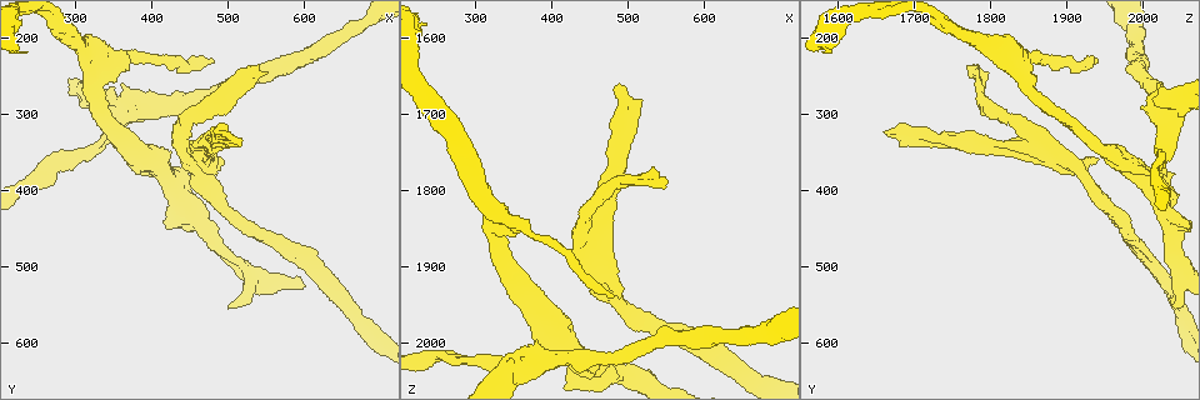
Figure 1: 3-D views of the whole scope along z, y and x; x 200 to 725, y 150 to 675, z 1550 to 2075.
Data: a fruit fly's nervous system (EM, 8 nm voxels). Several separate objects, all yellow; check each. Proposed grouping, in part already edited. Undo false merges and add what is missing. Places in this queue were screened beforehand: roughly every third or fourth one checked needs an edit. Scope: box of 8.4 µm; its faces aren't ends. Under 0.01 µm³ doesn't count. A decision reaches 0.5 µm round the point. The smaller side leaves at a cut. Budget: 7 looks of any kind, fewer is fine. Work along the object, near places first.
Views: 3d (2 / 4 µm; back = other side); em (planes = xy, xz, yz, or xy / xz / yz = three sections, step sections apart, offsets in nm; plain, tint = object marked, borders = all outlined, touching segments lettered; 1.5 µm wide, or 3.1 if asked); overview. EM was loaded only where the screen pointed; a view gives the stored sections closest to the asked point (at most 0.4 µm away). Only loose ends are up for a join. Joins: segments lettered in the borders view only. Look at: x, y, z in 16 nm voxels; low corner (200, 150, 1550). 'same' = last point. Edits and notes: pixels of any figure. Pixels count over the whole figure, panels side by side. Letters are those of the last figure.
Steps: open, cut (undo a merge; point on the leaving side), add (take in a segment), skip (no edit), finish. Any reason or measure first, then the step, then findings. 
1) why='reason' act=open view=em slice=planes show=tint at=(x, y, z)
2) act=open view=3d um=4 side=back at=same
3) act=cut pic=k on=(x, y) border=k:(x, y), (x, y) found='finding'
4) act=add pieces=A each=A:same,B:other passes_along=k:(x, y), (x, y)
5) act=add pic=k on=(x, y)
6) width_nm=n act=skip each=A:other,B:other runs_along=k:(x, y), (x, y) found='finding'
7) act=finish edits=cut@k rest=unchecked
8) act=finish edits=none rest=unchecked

why='sudden change in width' act=open view=3d um=4 at=(360, 305, 2035)

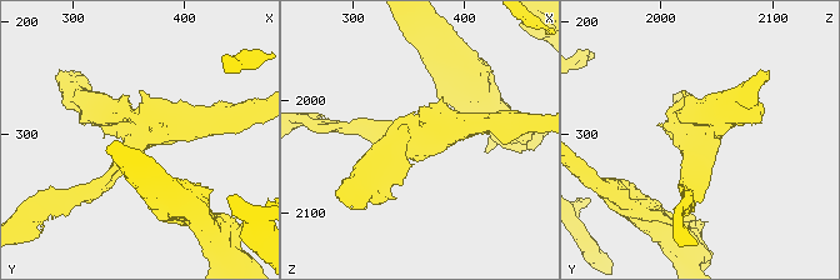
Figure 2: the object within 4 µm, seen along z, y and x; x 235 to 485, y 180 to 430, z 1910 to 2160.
arms=3 arm_widths_nm=170,300,440 act=open view=em slice=planes show=borders at=(362, 300, 2038)

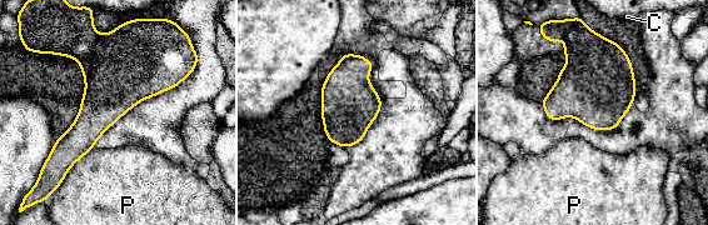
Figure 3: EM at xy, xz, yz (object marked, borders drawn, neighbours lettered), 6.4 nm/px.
width_nm=480 act=skip each=C:other,P:other border=3:(70, 5), (93, 8) found='continuous, no second neuron'

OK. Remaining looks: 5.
why='four or more arms meet' act=open view=em slice=planes show=borders at=(455, 345, 1860)

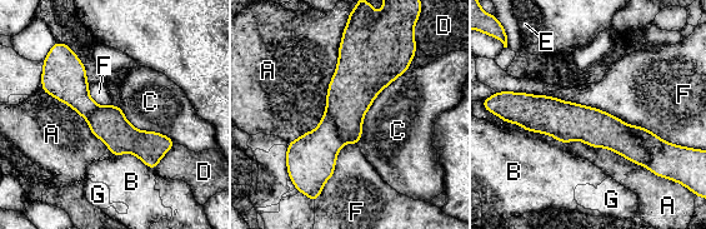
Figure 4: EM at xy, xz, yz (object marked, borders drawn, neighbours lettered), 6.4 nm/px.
act=cut pic=4 on=(609, 132) each=A:other,B:other,C:other,D:other,E:other,F:other,G:other found='two neurons meet here'

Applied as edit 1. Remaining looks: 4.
why='abrupt turn' act=open view=em slice=planes show=borders at=(470, 450, 2040)

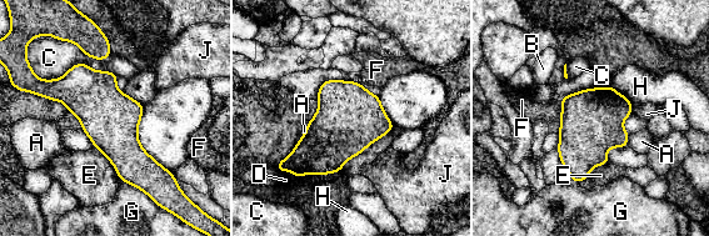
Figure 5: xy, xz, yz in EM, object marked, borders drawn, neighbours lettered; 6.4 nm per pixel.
longest_contact=C:550nm act=skip each=A:other,B:other,C:other,D:other,E:other,F:other,G:other,H:other,J:other border=5:(630, 135), (627, 145) found='one neuron here'

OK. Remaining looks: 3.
act=finish edits=cut@4 rest=unchecked

